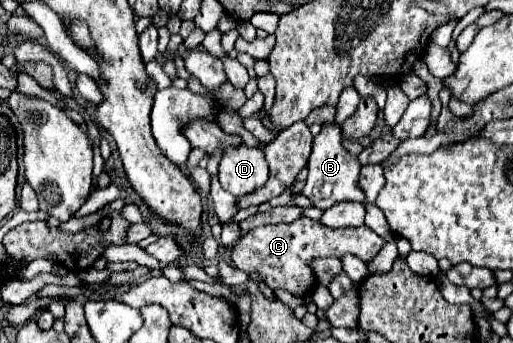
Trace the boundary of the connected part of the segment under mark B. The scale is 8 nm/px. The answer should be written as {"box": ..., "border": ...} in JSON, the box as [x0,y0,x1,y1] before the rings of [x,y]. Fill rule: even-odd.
{"box":[303,123,365,211],"border":[[[335,123],[323,125],[321,133],[313,141],[313,151],[311,151],[311,157],[307,163],[309,177],[303,187],[303,195],[309,197],[311,203],[323,211],[341,201],[365,203],[365,193],[361,193],[359,181],[357,181],[359,167],[361,167],[359,159],[355,155],[351,155],[349,151],[345,151],[341,145],[341,129]]]}

